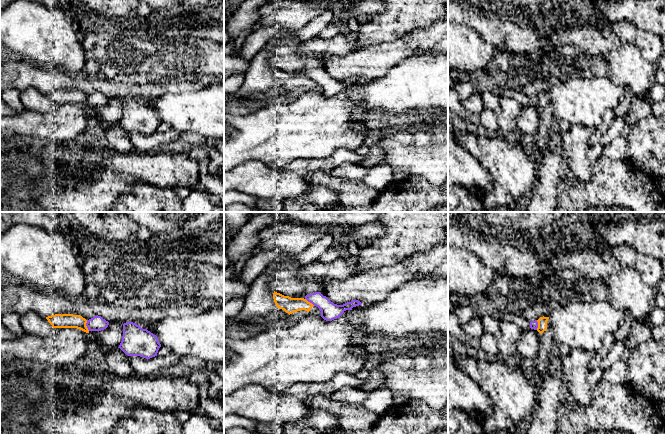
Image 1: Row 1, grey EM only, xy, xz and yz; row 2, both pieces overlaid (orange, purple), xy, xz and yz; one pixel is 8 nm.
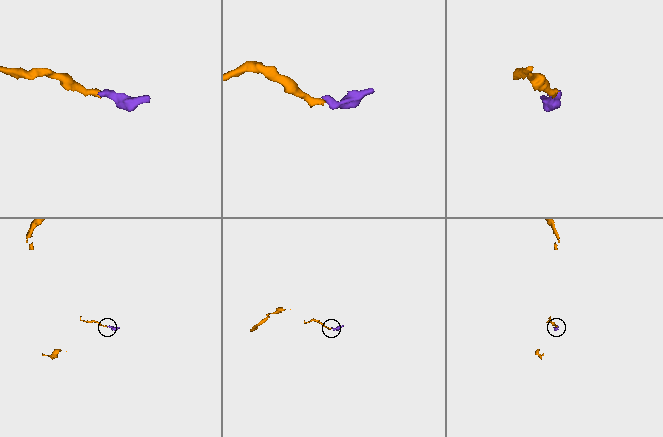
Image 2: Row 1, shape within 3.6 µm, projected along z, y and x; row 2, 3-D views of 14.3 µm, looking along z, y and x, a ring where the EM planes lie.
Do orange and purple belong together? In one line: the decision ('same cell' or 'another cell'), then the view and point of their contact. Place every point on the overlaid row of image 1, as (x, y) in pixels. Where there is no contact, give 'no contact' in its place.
another cell; contact xy (85, 325)

